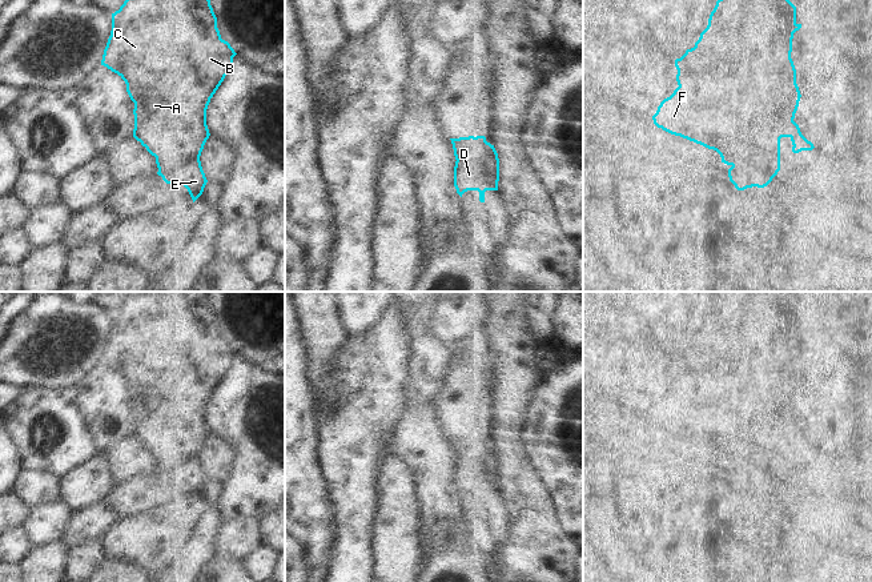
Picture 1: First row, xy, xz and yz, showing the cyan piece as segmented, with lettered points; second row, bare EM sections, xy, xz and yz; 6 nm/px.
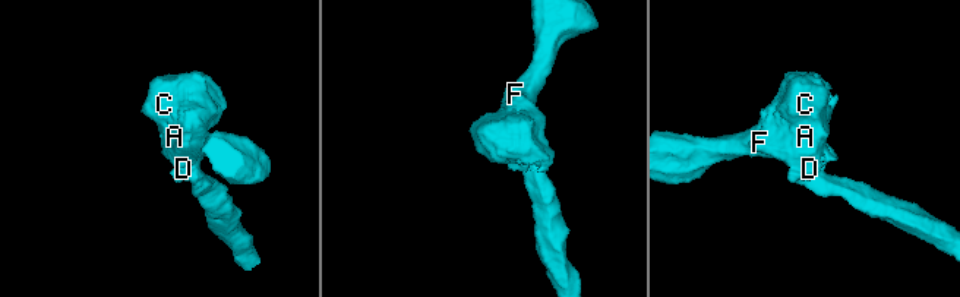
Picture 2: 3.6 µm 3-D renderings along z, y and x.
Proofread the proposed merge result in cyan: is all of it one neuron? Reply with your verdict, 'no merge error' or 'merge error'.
merge error

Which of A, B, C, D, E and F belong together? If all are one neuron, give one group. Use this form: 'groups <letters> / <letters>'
groups A B C D F / E

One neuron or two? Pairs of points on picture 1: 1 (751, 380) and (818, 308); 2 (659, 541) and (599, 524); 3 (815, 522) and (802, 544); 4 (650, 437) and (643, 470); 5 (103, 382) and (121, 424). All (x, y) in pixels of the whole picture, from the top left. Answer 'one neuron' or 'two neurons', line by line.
1: two neurons
2: two neurons
3: two neurons
4: two neurons
5: one neuron

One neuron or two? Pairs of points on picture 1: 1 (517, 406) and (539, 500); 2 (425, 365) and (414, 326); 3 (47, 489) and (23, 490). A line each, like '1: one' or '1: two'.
1: one
2: one
3: one

